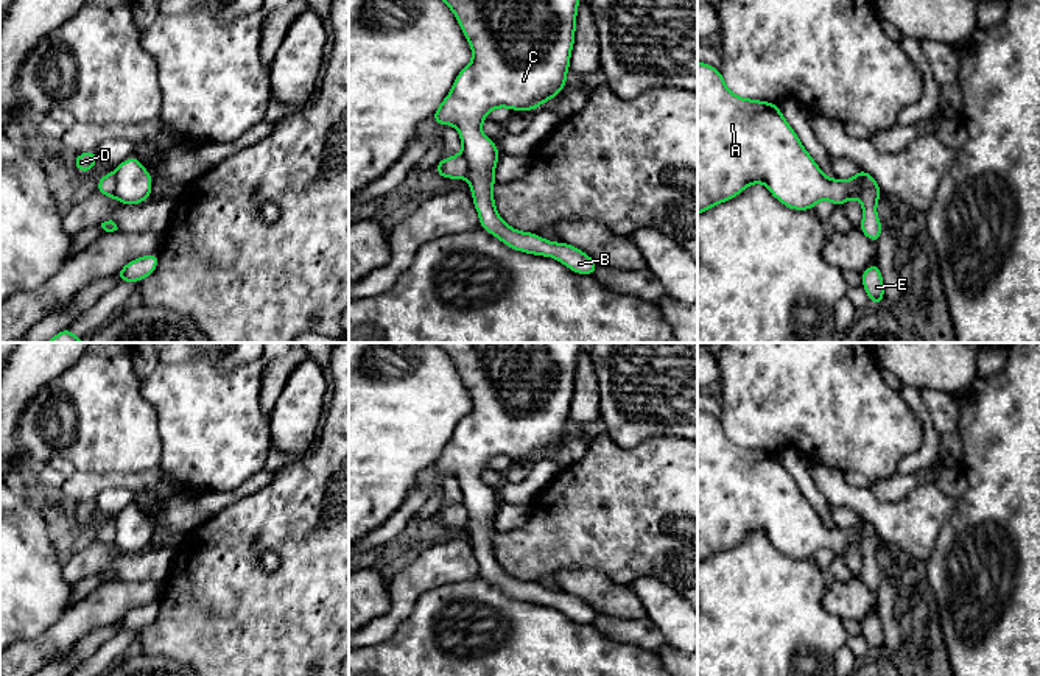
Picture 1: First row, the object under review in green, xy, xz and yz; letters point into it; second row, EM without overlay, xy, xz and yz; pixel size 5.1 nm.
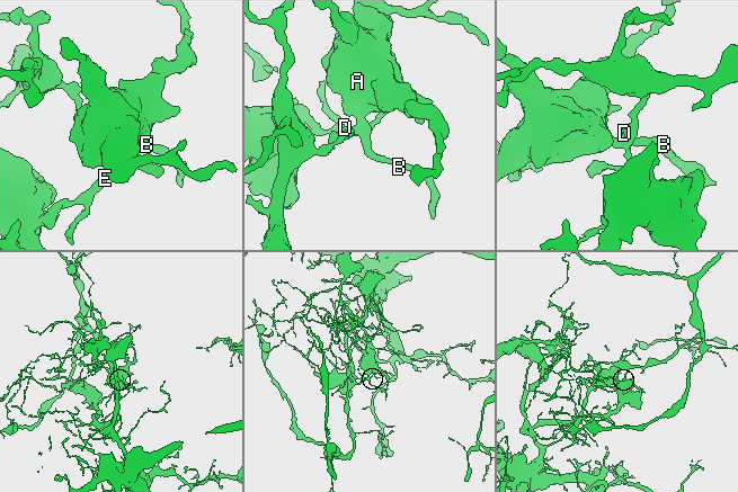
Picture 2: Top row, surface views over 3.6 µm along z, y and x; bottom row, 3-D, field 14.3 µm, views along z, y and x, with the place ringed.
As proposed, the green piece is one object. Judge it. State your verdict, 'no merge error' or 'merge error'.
merge error

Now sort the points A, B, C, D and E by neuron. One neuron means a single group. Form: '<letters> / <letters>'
A B C / D E

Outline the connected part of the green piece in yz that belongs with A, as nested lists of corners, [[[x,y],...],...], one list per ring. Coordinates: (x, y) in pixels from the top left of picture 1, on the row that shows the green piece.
[[[697,61],[697,215],[736,198],[746,187],[757,182],[763,182],[769,193],[791,210],[813,210],[820,199],[842,207],[850,198],[859,198],[863,173],[864,170],[859,168],[852,179],[828,179],[803,148],[777,103],[741,98],[732,93],[719,69]]]

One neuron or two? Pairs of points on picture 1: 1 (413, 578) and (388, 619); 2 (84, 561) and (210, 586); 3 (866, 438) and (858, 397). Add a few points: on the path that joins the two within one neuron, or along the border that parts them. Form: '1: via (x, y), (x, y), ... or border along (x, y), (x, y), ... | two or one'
1: via (405, 587), (402, 605), (397, 609) | one
2: border along (176, 550), (172, 570), (161, 584) | two
3: via (866, 429), (858, 421), (858, 407) | one

